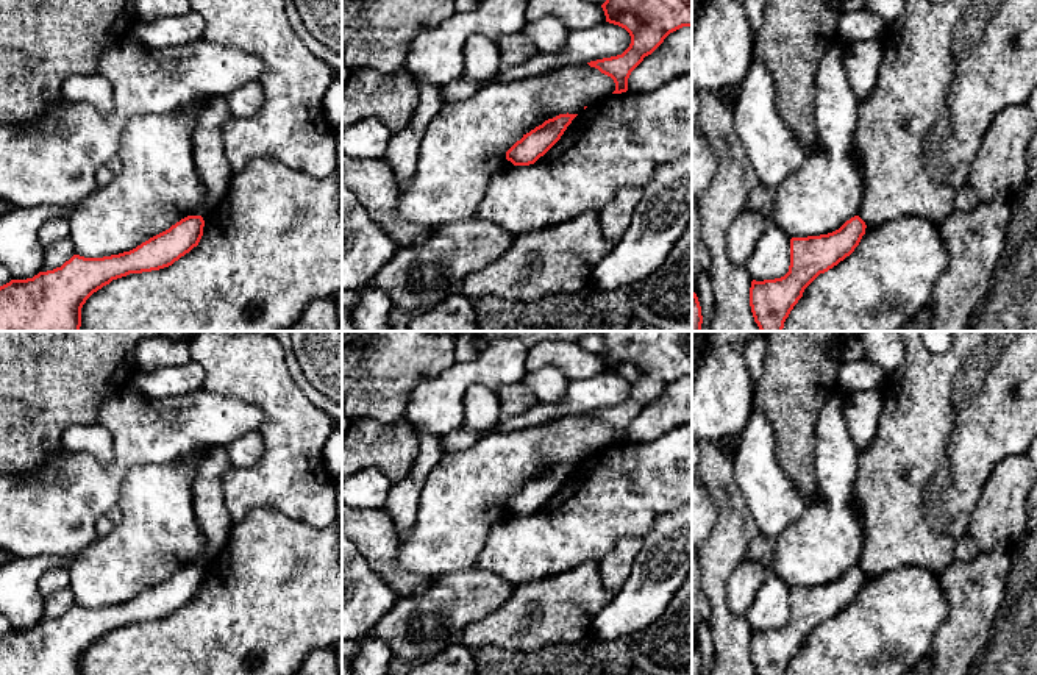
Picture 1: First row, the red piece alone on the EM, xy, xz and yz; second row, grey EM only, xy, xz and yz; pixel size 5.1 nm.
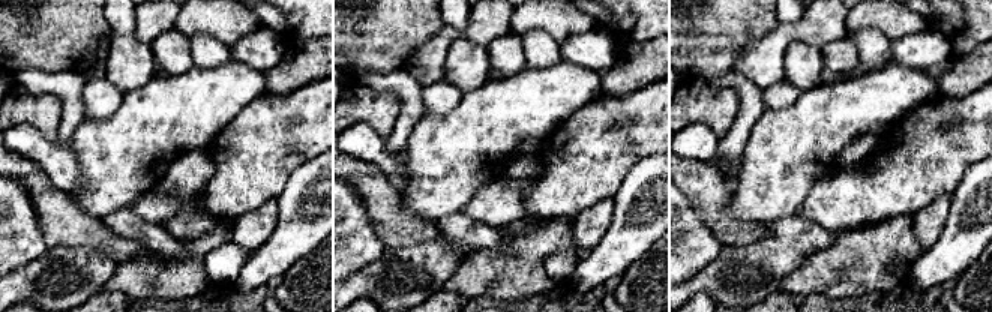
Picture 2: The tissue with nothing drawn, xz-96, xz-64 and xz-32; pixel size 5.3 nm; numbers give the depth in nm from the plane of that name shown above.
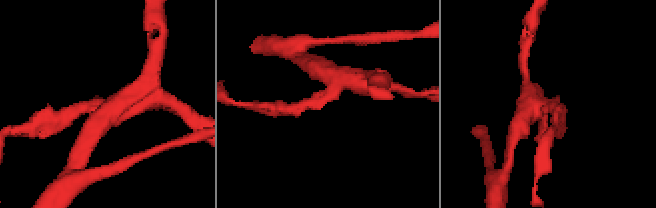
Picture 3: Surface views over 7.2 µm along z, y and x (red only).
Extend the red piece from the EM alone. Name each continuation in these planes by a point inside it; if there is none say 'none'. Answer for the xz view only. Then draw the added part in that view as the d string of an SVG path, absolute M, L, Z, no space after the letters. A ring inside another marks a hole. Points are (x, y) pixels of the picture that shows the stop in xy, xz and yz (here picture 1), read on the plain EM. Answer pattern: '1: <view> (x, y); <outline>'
none

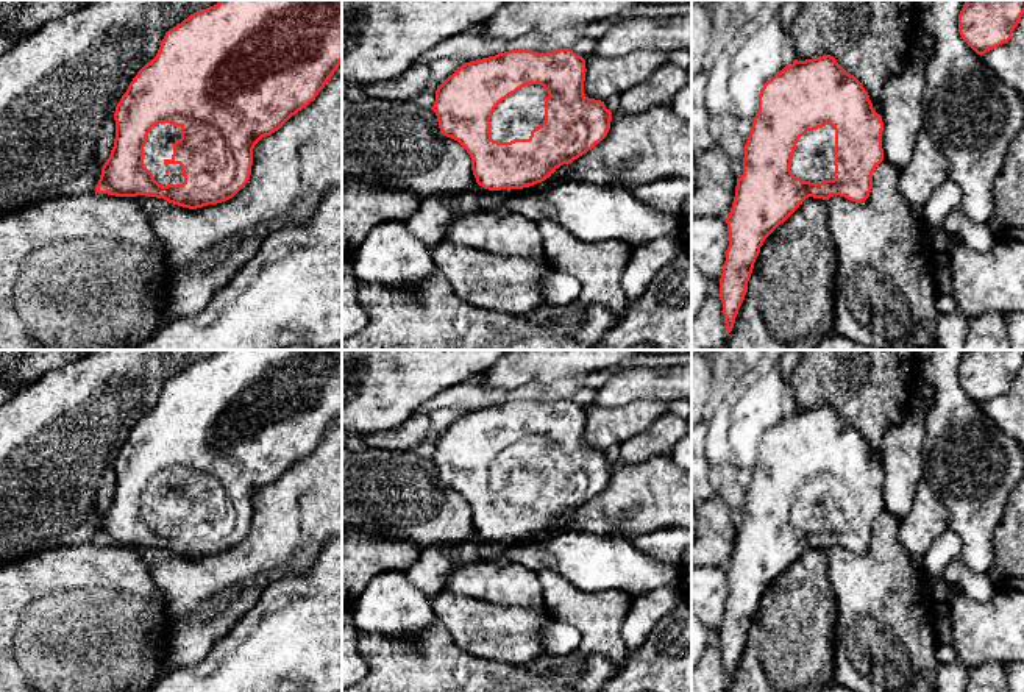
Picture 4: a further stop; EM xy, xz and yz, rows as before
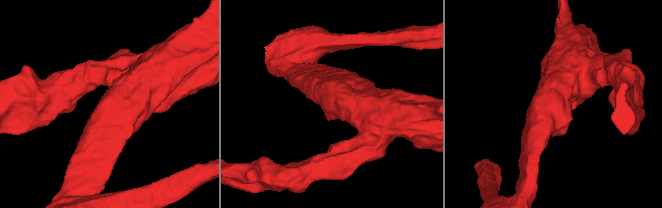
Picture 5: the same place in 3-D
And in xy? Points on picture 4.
1: xy (160, 492); M170 473L153 476L147 486L144 514L162 536L184 533L180 514L164 515L165 509L172 509L176 489L181 489L181 476L173 476Z

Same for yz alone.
1: yz (814, 508); M830 475L807 481L799 487L790 520L795 526L810 531L821 533L834 530L835 522L835 480Z

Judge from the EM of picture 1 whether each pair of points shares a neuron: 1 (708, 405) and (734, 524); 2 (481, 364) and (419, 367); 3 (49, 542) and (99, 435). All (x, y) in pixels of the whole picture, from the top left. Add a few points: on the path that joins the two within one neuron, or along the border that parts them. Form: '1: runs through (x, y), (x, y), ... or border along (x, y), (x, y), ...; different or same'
1: border along (708, 439), (722, 441), (728, 438), (731, 455); different
2: border along (456, 361), (438, 375), (419, 383); different
3: border along (66, 446), (102, 464), (116, 457); different

